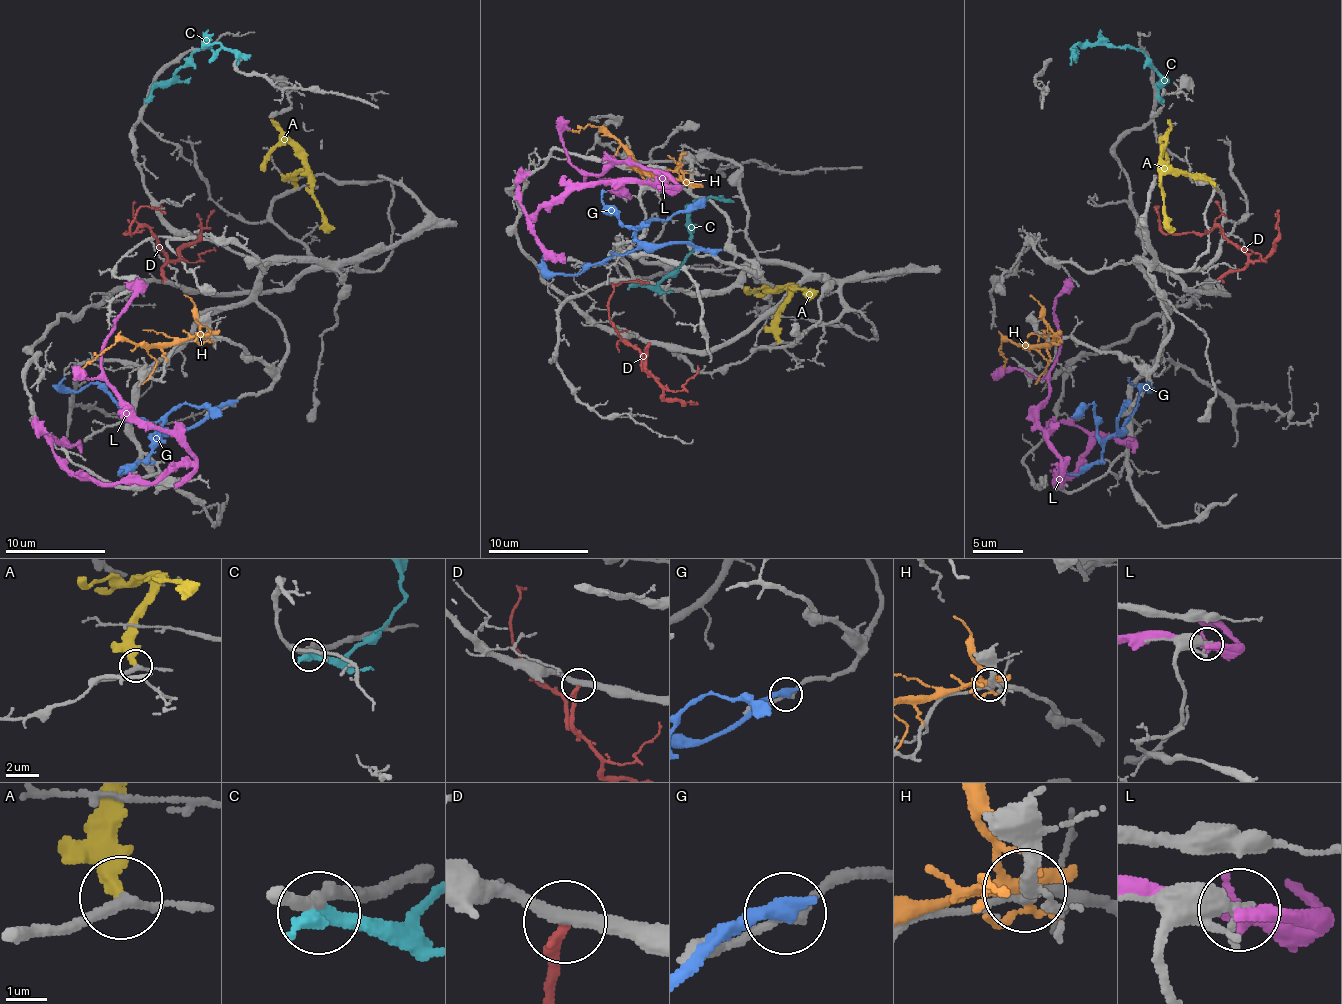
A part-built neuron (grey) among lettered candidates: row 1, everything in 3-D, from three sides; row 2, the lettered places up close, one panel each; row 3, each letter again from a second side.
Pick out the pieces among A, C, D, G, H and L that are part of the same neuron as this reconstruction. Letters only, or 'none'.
D

